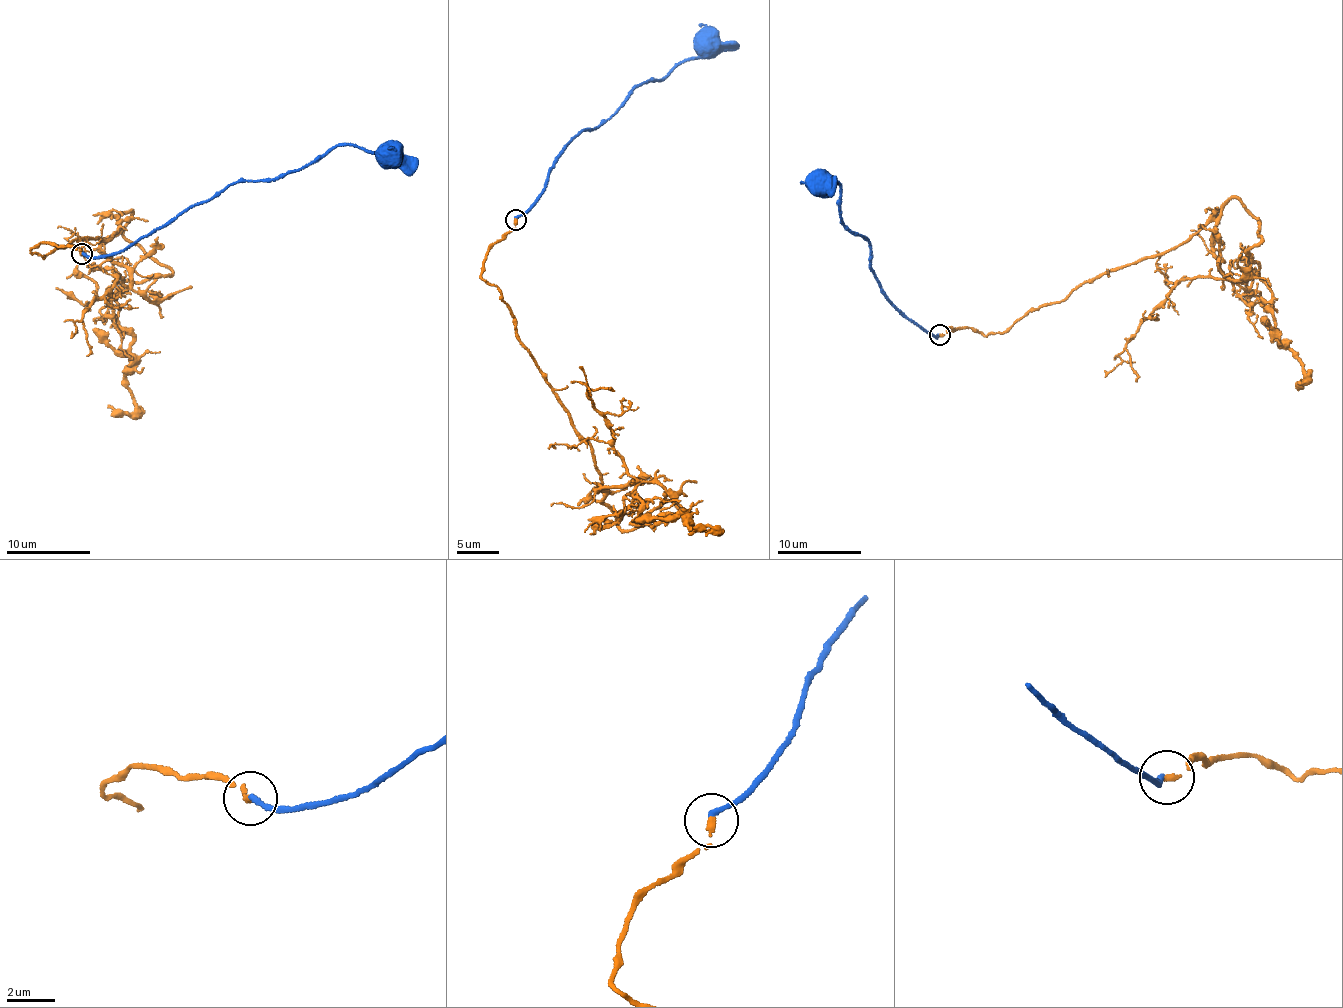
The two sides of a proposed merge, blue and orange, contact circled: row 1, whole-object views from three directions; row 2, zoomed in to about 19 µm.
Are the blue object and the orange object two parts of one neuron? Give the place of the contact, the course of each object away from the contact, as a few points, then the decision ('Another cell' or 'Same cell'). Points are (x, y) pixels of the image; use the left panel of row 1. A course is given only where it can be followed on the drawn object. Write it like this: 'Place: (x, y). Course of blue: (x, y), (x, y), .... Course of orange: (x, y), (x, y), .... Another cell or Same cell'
Place: (82, 253). Course of blue: (83, 253), (90, 256), (120, 252), (236, 183), (284, 176), (319, 161), (336, 146), (352, 145), (385, 153). Course of orange: (83, 253), (32, 251), (118, 225), (102, 251), (130, 282), (108, 315), (132, 337), (134, 410), (108, 406). Another cell

